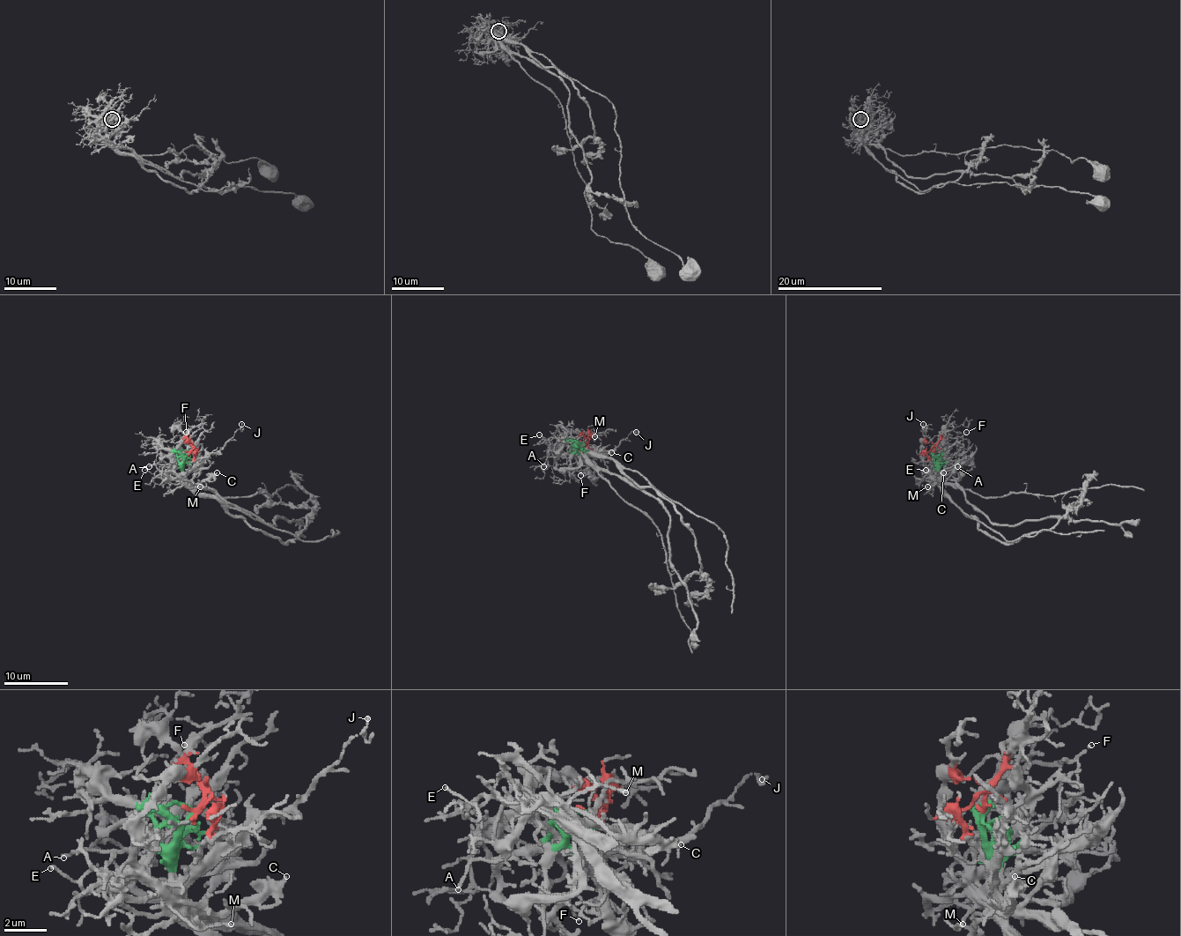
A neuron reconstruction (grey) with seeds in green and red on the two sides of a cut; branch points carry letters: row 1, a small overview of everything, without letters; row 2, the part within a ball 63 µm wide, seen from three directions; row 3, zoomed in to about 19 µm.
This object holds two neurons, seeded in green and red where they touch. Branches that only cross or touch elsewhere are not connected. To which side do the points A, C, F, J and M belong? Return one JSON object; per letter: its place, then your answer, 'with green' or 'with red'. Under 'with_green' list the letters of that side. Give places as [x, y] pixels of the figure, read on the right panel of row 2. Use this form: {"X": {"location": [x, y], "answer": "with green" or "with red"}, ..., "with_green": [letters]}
{"A": {"location": [957, 466], "answer": "with green"}, "C": {"location": [943, 472], "answer": "with red"}, "F": {"location": [966, 432], "answer": "with green"}, "J": {"location": [923, 424], "answer": "with red"}, "M": {"location": [927, 486], "answer": "with red"}, "with_green": ["A", "F"]}

